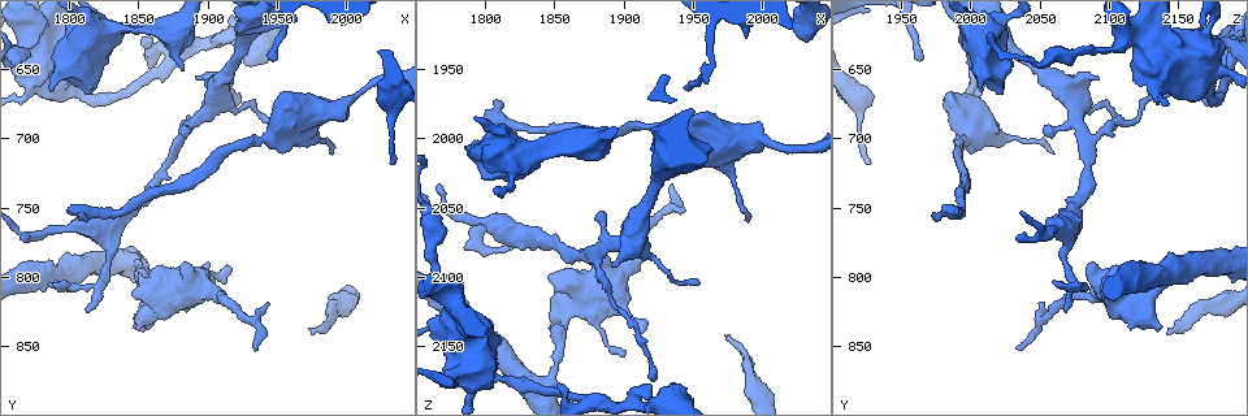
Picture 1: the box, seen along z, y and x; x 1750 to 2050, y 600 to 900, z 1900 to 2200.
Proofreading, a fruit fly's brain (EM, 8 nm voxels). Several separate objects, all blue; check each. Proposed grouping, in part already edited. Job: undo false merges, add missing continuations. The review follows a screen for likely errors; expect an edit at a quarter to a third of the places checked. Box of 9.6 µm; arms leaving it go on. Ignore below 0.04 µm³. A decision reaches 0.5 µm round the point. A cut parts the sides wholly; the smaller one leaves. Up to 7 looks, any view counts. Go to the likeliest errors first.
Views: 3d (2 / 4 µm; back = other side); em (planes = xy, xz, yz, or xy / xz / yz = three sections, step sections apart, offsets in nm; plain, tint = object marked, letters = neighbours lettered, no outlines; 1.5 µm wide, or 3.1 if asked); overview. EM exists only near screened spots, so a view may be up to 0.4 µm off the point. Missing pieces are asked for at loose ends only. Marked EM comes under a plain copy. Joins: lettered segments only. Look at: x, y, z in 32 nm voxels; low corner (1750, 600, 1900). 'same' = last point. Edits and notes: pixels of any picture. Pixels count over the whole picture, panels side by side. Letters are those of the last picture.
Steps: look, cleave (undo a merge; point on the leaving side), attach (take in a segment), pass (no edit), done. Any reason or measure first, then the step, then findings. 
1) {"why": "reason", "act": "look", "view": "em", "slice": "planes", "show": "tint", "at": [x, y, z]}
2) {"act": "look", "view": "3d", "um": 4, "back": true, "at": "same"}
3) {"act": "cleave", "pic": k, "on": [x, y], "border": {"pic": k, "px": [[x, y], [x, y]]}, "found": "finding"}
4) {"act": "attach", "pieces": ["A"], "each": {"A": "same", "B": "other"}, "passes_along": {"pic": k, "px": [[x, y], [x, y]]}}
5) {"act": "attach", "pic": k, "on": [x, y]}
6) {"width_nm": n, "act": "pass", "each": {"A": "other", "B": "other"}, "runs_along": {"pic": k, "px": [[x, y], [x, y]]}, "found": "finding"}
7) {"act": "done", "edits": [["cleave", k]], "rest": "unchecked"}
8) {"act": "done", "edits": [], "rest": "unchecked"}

{"why": "branch stops here", "act": "look", "view": "em", "slice": "planes", "show": "letters", "at": [1972, 838, 2140]}

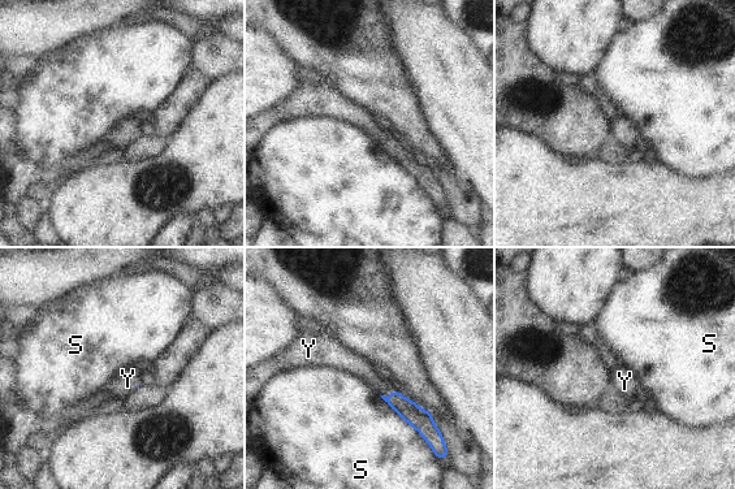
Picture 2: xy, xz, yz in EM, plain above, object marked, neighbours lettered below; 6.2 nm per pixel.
{"act": "attach", "pieces": ["Y"], "each": {"S": "other", "Y": "same"}, "found": "it goes on there"}

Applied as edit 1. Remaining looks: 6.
{"why": "an open end", "act": "look", "view": "em", "slice": "xy", "step": 4, "show": "tint", "at": [1920, 624, 2176]}

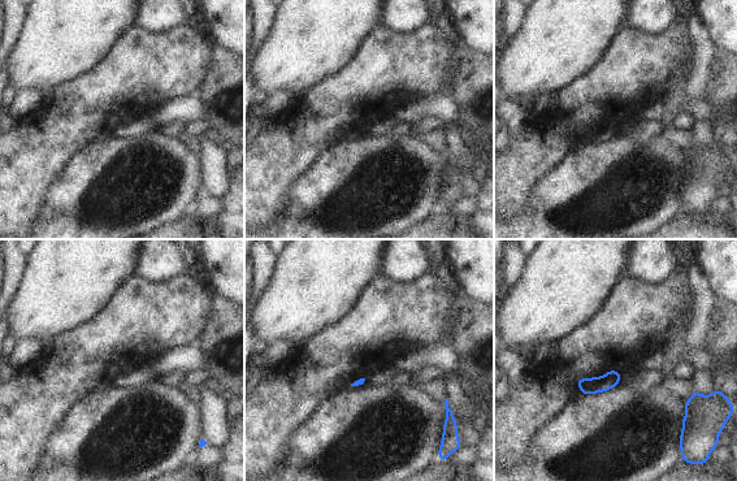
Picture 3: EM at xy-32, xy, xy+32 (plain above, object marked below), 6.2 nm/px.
{"why": "cut it another way", "act": "look", "view": "em", "slice": "planes", "show": "letters", "at": "same"}

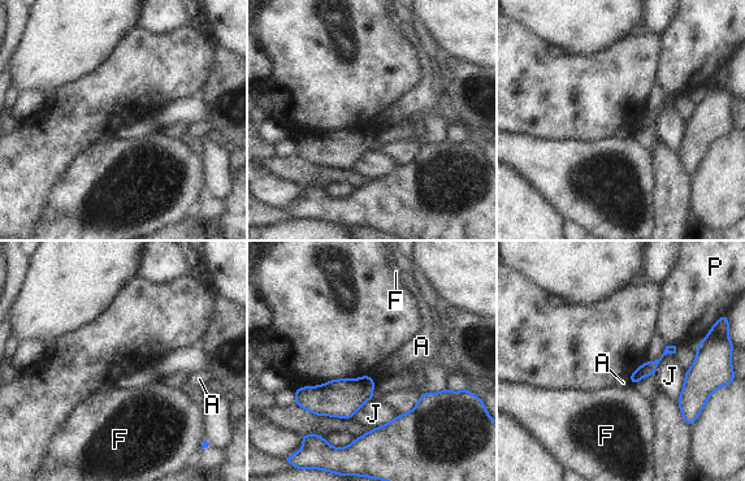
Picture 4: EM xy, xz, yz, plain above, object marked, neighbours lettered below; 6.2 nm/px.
{"act": "pass", "each": {"A": "other", "F": "other", "J": "other", "P": "other"}, "found": "none of them fits"}

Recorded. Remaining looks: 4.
{"act": "look", "view": "3d", "um": 4, "at": [1932, 854, 2036]}

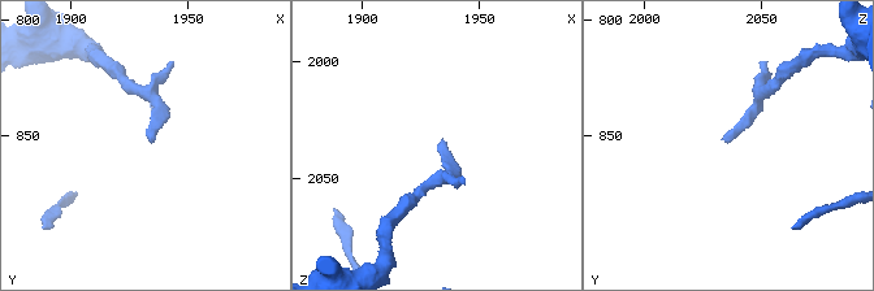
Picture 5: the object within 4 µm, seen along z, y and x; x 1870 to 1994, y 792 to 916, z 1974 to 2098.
{"act": "look", "view": "em", "slice": "yz", "step": 4, "show": "tint", "at": [1934, 853, 2035]}

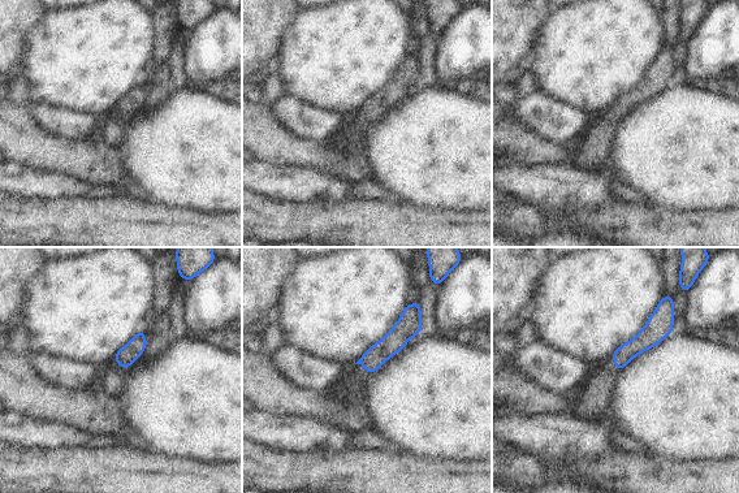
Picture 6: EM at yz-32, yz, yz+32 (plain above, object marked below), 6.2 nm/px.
{"act": "look", "view": "em", "slice": "planes", "show": "letters", "at": "same"}

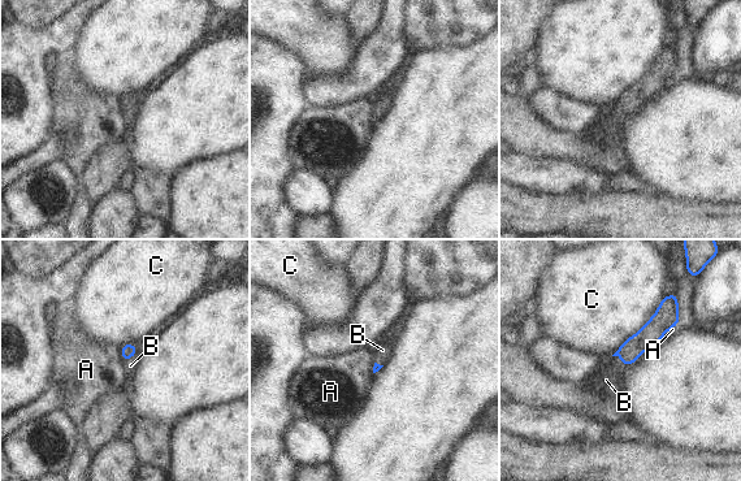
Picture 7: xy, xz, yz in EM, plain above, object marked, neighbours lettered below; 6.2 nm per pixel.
{"longest_contact_nm": ["C", 500], "act": "attach", "pieces": ["B"], "each": {"A": "other", "B": "same", "C": "other"}, "passes_along": {"pic": 7, "px": [[650, 334], [622, 359], [606, 380]]}, "found": "it goes on there"}

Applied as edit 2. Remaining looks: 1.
{"act": "done", "edits": [["attach", 2], ["attach", 7]], "rest": "unchecked"}

